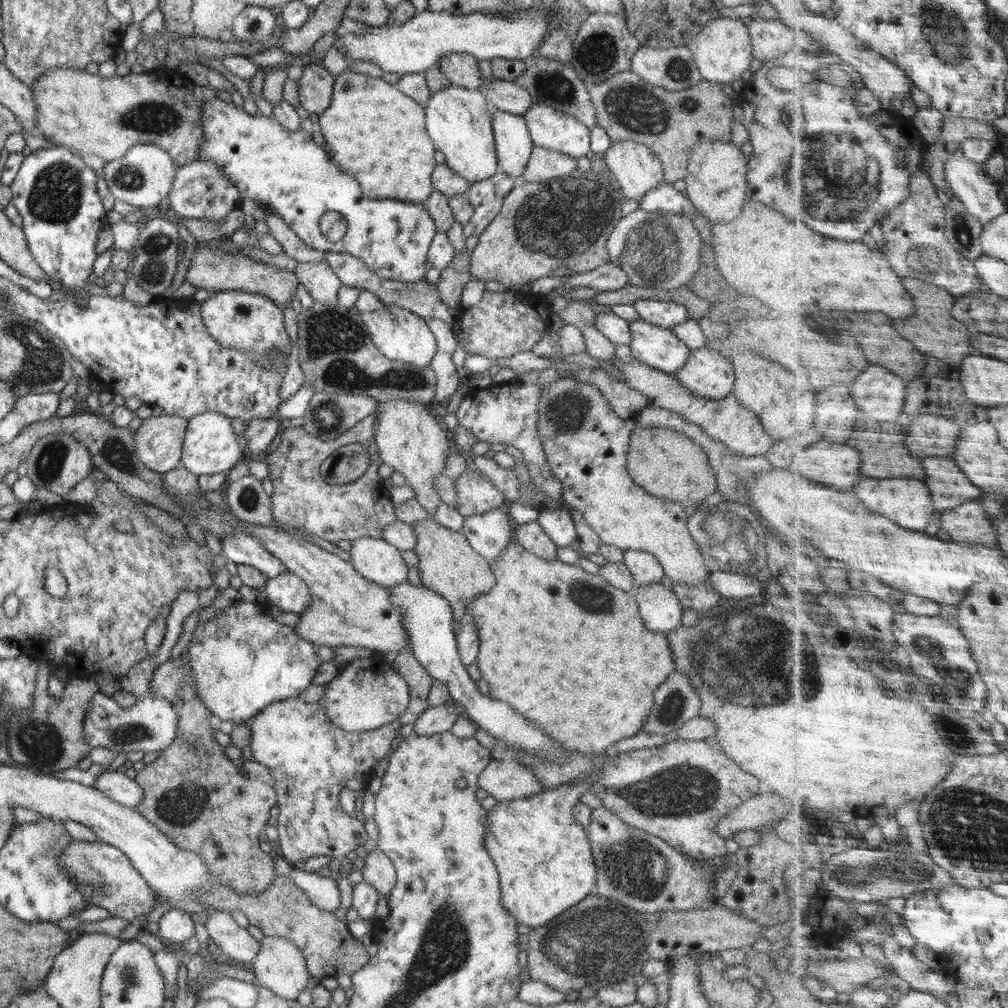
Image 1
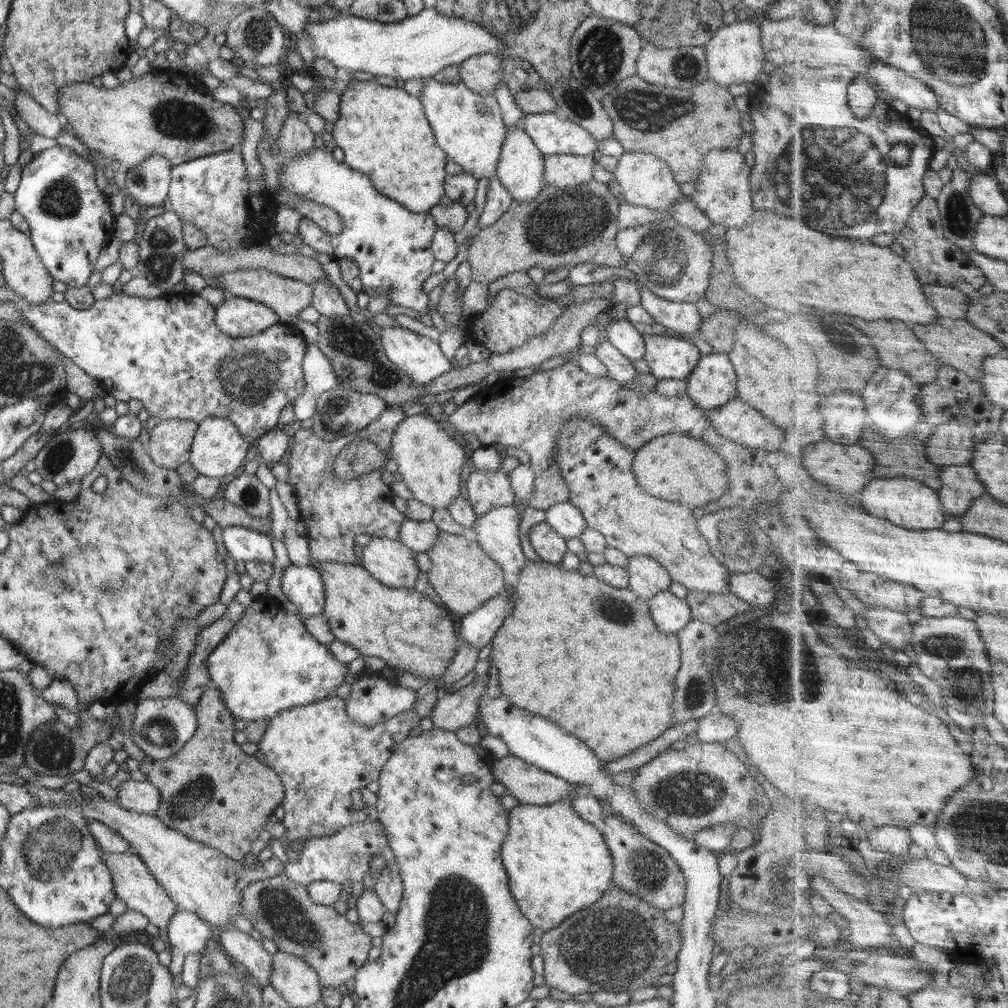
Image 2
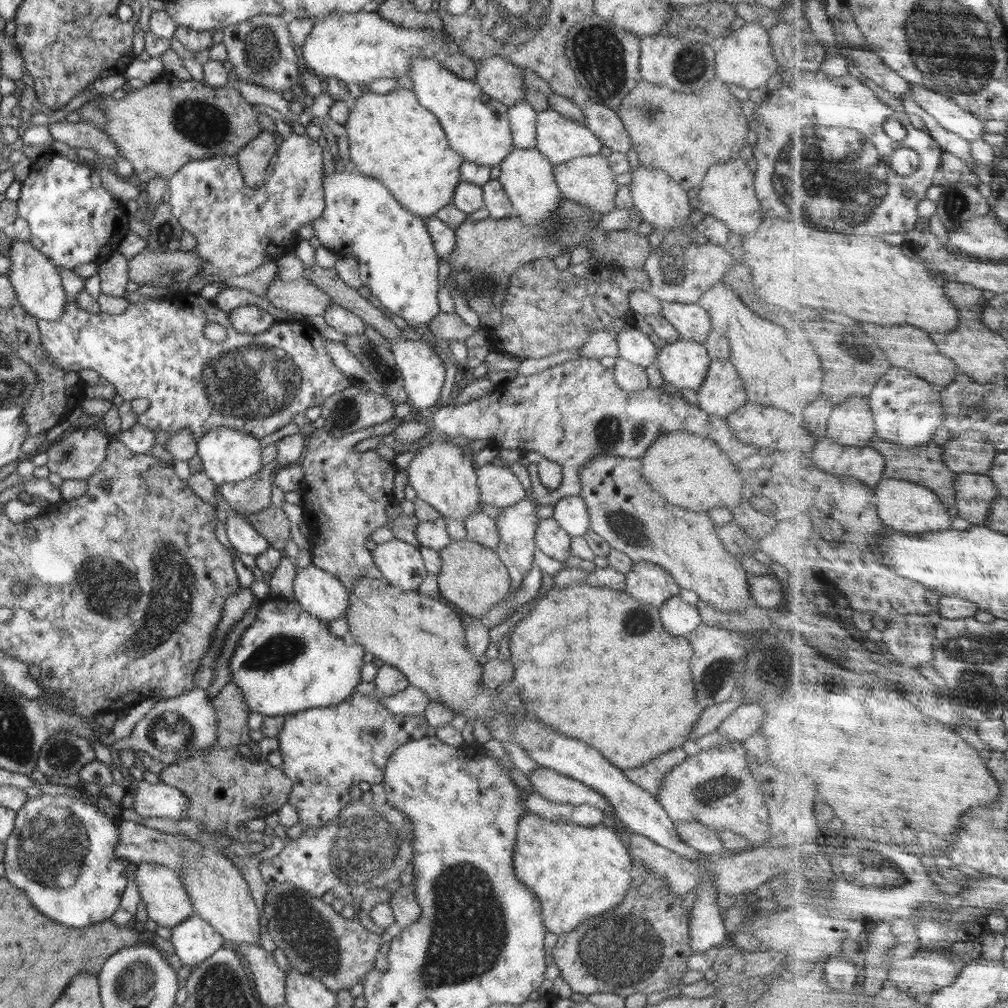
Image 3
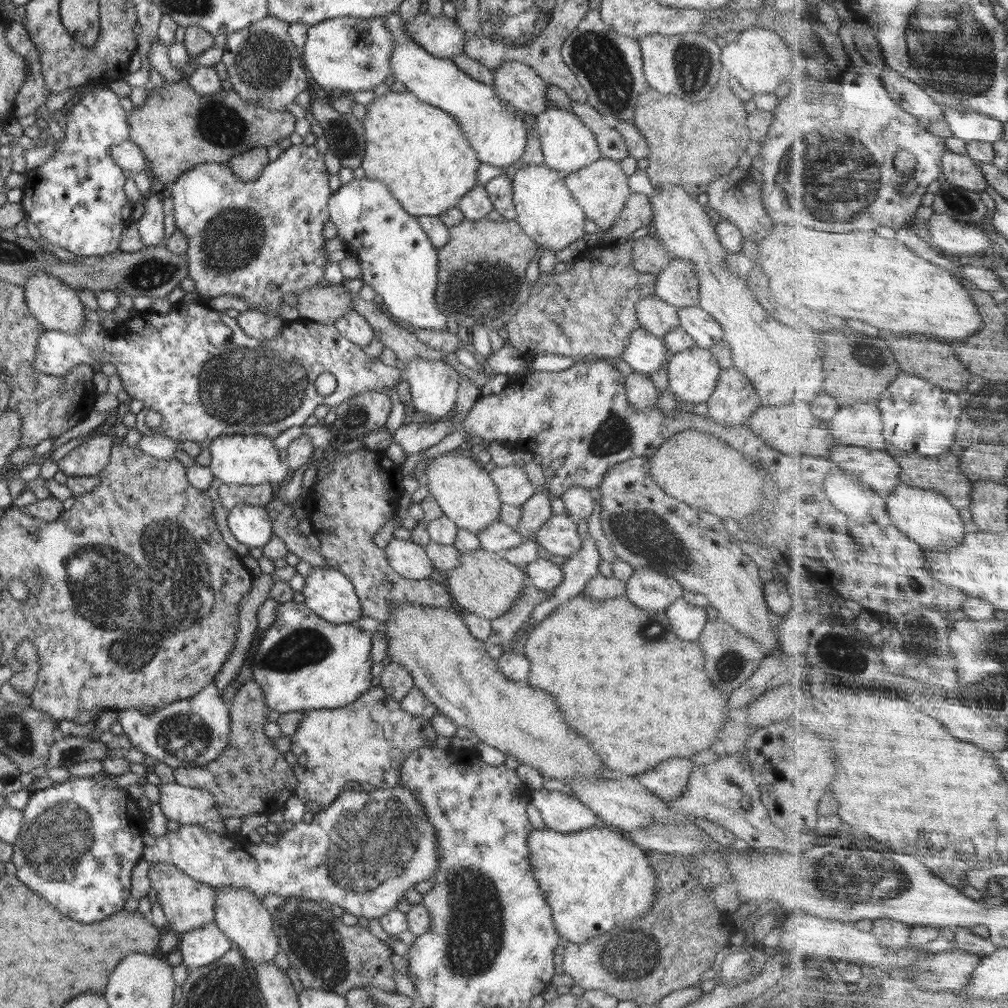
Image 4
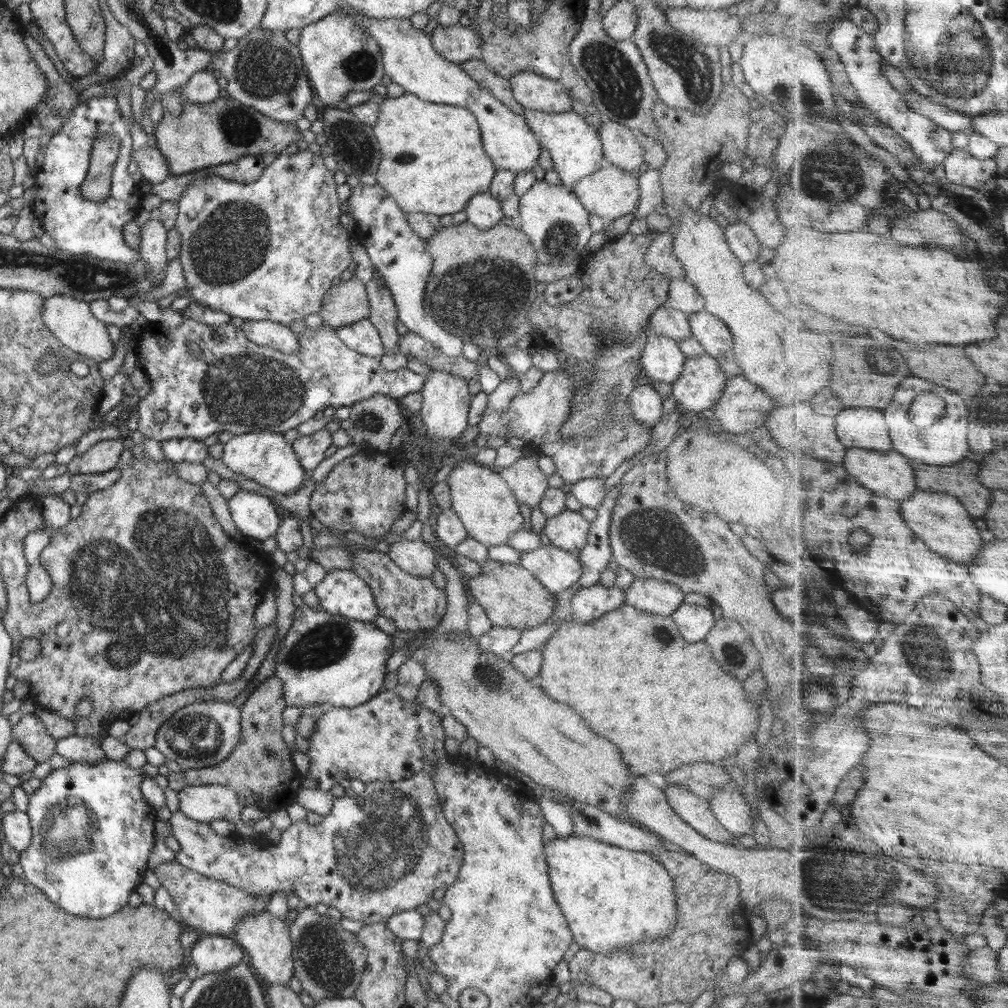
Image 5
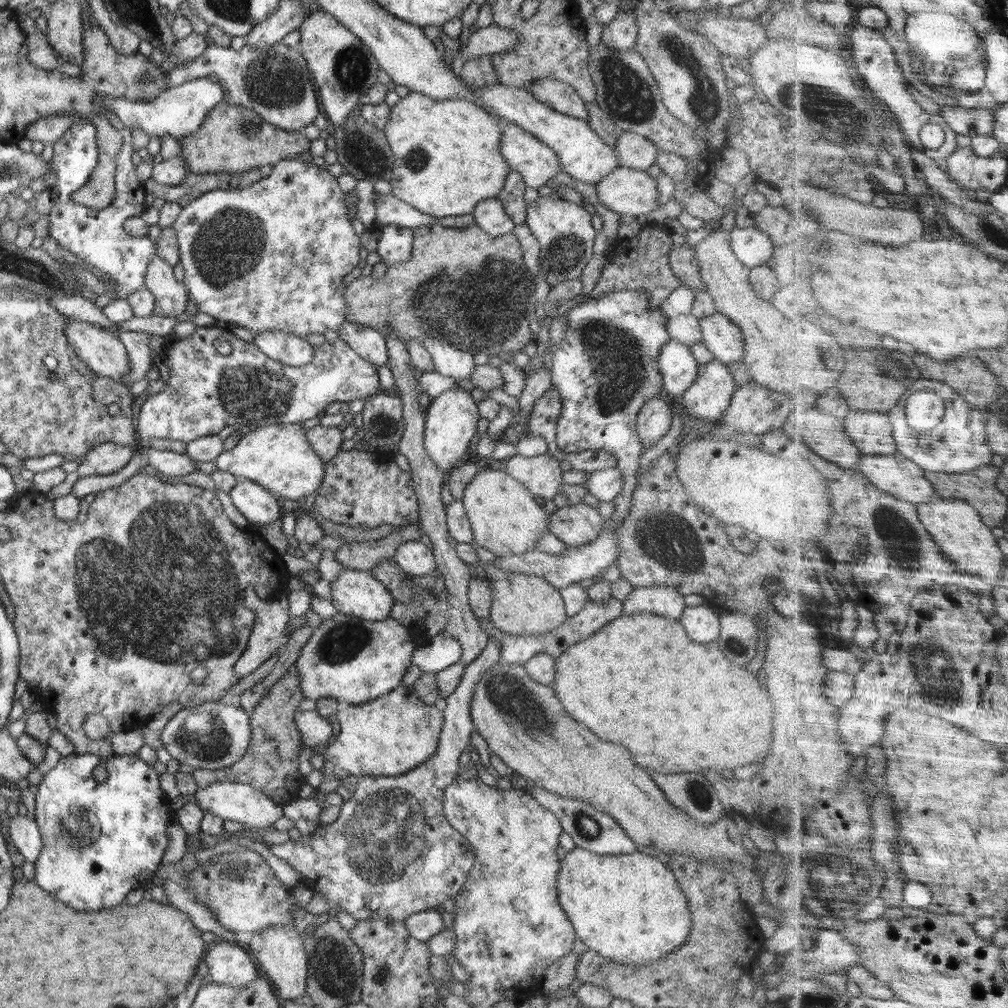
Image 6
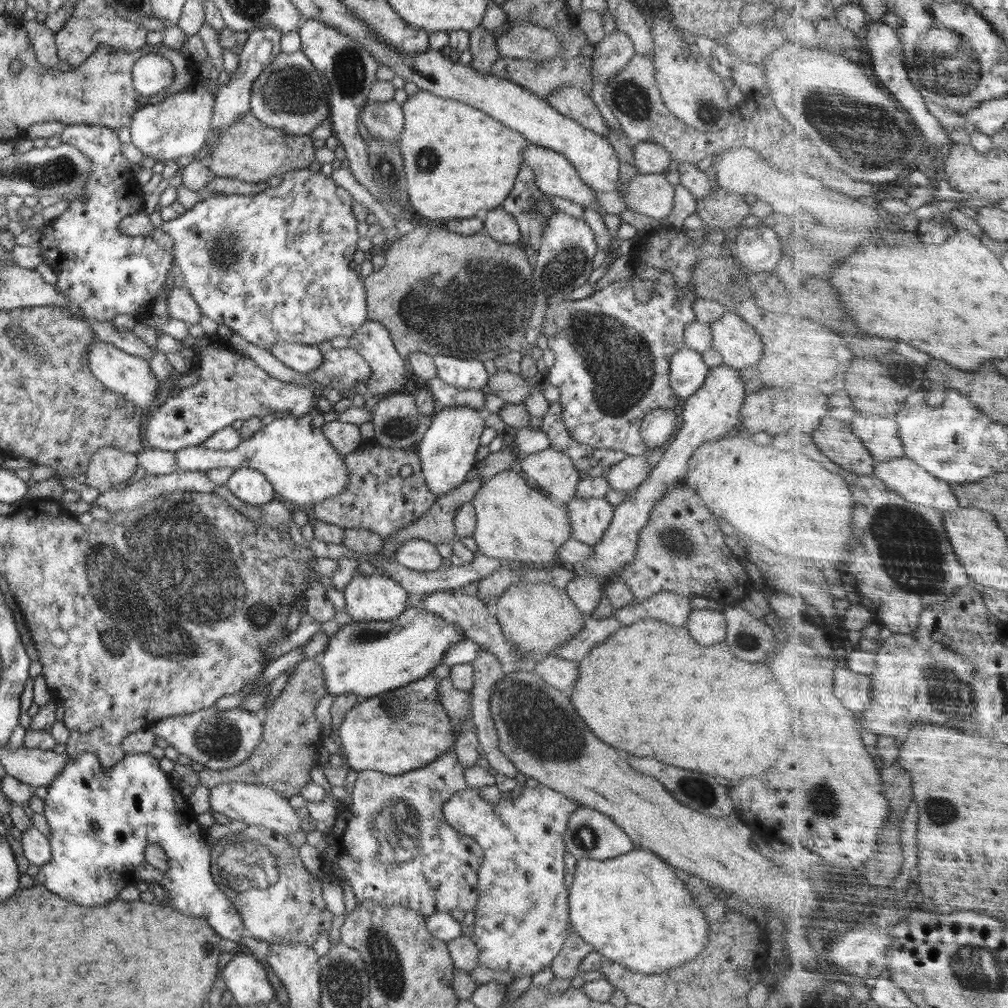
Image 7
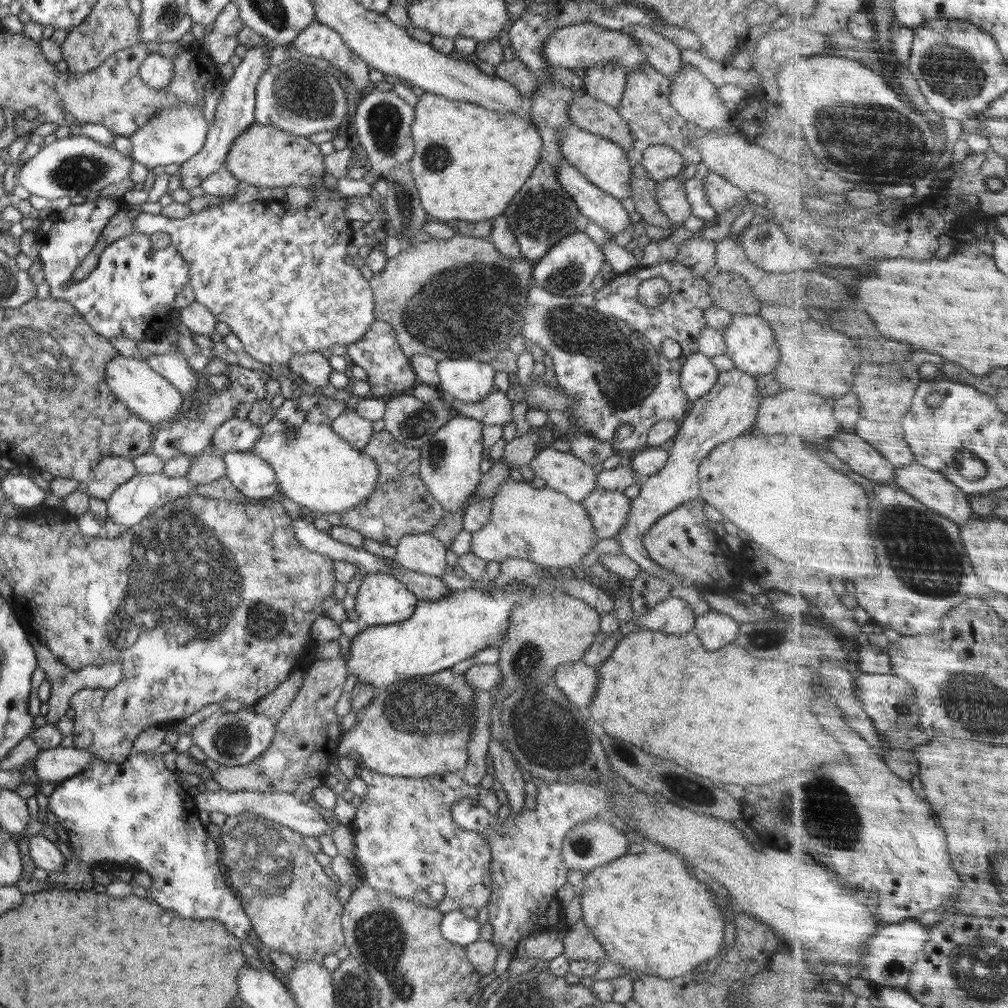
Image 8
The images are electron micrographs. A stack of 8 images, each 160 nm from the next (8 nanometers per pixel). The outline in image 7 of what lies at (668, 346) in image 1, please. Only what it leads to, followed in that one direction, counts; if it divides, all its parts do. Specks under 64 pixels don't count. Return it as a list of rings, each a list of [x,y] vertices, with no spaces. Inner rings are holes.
[[[727,365],[710,367],[706,380],[701,387],[681,401],[679,408],[679,428],[672,440],[665,445],[664,455],[651,470],[647,479],[642,481],[631,493],[630,499],[623,500],[614,507],[614,514],[602,538],[593,544],[594,556],[582,561],[586,574],[607,581],[612,571],[622,568],[636,557],[638,535],[650,518],[650,511],[655,502],[662,498],[668,487],[675,484],[686,485],[688,459],[691,459],[694,449],[708,441],[726,436],[730,430],[740,424],[741,408],[747,395],[746,379],[742,378],[738,369]]]

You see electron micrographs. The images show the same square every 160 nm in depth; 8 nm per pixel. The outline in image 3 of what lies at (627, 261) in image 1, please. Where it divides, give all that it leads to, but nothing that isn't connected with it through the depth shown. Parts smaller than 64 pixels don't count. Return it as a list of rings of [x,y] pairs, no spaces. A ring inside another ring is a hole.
[[[680,231],[665,233],[663,243],[650,249],[642,268],[650,277],[649,293],[658,300],[694,304],[704,292],[713,288],[721,278],[734,266],[734,258],[723,245],[712,242],[700,246],[688,242]]]

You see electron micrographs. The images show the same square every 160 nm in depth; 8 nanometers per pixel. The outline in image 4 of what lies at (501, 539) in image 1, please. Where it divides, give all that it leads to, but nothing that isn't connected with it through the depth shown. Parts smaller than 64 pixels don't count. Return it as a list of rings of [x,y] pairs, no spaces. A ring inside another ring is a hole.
[[[543,489],[534,493],[520,507],[522,516],[515,531],[519,532],[526,539],[528,539],[528,535],[532,534],[532,532],[537,533],[541,525],[553,515],[550,504],[551,499],[548,492]],[[526,580],[524,590],[520,594],[520,598],[514,602],[509,611],[506,611],[504,616],[496,618],[491,622],[489,644],[510,644],[517,632],[524,627],[534,610],[535,606],[540,605],[540,602],[545,600],[543,592],[540,592]]]

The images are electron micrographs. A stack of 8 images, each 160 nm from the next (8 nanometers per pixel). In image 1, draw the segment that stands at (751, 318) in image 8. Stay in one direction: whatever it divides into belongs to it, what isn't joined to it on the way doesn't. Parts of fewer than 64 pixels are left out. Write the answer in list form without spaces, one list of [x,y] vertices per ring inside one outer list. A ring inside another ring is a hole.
[[[637,298],[632,305],[640,315],[640,319],[671,330],[676,324],[682,324],[690,317],[685,306],[670,301]]]

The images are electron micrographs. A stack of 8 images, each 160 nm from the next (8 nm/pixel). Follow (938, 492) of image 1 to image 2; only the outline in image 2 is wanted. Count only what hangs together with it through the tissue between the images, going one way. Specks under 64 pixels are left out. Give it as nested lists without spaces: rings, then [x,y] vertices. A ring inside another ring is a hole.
[[[971,465],[943,467],[941,479],[944,481],[944,486],[940,490],[942,504],[947,512],[953,513],[954,516],[965,515],[973,502],[987,493],[987,486],[977,477],[976,469]]]

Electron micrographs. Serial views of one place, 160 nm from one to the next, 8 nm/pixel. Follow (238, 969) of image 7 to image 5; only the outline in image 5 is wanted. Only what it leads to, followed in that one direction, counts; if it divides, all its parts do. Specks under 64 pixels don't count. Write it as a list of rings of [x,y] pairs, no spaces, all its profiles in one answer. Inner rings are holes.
[[[225,935],[200,936],[188,956],[200,976],[225,971],[246,958],[243,948],[231,936]]]

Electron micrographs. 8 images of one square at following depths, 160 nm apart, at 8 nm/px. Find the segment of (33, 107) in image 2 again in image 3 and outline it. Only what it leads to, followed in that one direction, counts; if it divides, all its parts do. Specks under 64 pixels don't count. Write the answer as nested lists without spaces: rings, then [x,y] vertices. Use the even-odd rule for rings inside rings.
[[[63,119],[61,122],[50,123],[50,135],[54,141],[66,143],[72,149],[95,150],[100,156],[115,162],[122,159],[112,139],[92,124],[81,121],[74,124]]]

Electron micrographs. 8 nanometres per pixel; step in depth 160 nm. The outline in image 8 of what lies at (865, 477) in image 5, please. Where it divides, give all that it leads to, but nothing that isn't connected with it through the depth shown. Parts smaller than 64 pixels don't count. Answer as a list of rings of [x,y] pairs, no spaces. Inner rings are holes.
[[[918,461],[910,466],[897,467],[893,482],[959,525],[979,516],[973,509],[969,493],[954,484],[945,473],[928,468]]]

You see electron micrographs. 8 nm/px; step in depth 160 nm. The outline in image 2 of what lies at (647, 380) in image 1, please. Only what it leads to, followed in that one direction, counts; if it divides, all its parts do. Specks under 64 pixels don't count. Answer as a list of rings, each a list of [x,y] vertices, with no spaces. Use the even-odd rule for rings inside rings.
[[[738,398],[713,409],[703,409],[720,436],[752,449],[780,450],[787,430],[776,426],[753,406]]]

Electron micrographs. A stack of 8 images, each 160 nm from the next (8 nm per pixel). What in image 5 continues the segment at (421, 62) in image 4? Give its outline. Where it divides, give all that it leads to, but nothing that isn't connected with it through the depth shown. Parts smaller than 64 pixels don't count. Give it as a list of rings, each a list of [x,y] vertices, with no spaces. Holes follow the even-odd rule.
[[[346,10],[346,14],[374,37],[382,53],[384,74],[390,77],[392,83],[425,102],[466,108],[476,117],[486,155],[497,169],[517,174],[521,170],[532,170],[538,164],[541,148],[524,118],[509,110],[482,86],[478,86],[459,63],[440,56],[432,46],[430,35],[414,28],[409,19],[370,18],[357,10]]]

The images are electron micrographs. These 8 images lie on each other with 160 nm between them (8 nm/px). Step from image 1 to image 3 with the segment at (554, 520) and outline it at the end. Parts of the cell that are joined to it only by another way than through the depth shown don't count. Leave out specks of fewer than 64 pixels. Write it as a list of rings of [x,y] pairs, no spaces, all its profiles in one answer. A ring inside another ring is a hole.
[[[566,496],[553,505],[554,520],[571,537],[583,536],[590,528],[585,500],[578,496]]]

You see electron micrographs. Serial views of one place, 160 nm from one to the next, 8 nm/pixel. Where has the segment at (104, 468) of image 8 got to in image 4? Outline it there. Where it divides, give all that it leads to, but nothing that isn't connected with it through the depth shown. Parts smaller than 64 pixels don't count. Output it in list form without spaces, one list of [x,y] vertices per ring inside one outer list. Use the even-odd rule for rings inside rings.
[[[94,432],[88,437],[82,446],[88,448],[88,453],[78,456],[67,453],[57,463],[58,468],[69,476],[97,476],[97,474],[108,464],[111,448],[114,444],[112,437],[100,435]]]

